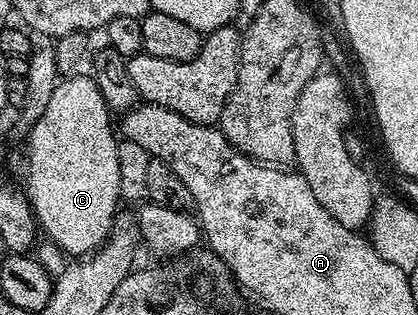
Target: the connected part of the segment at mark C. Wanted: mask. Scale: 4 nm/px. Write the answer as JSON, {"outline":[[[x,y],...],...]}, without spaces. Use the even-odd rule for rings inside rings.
{"outline":[[[68,76],[56,83],[54,92],[50,96],[50,104],[46,104],[46,112],[42,112],[42,116],[38,120],[38,124],[34,124],[31,130],[27,131],[28,138],[28,186],[26,185],[26,193],[32,210],[36,213],[36,220],[41,231],[44,230],[49,239],[54,241],[64,250],[68,256],[85,256],[97,251],[108,239],[111,232],[111,226],[114,224],[118,207],[121,205],[120,197],[120,176],[118,174],[118,134],[114,129],[114,122],[111,122],[110,111],[108,105],[104,102],[104,97],[96,82],[90,76],[84,78],[76,78],[80,76]]]}

